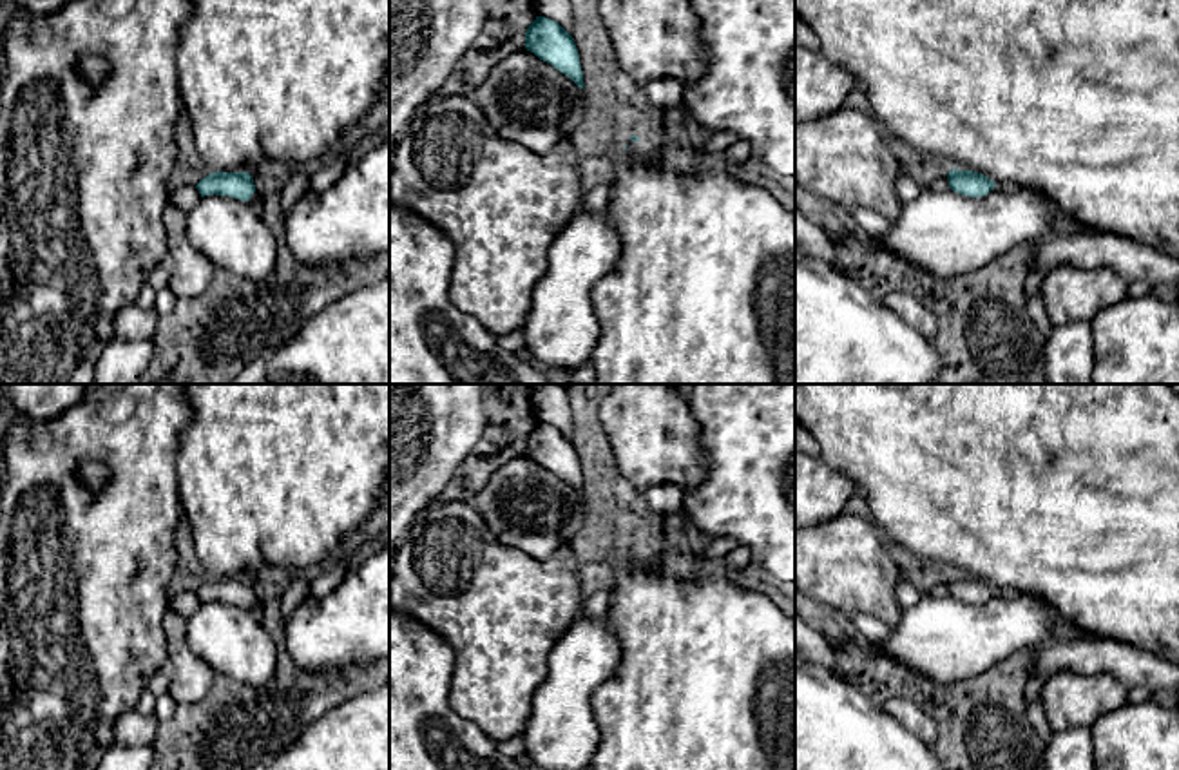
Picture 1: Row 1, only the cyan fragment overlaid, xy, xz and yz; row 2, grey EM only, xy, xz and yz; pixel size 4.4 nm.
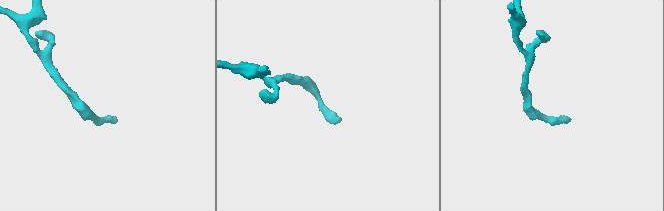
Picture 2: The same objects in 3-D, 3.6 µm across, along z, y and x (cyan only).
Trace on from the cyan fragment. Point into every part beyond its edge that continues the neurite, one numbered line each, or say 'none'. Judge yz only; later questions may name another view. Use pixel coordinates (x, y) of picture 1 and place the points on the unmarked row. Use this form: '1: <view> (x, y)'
none

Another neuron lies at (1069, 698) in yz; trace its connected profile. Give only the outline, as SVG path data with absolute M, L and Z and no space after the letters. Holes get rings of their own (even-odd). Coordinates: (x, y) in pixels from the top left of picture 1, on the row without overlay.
M1072 669L1058 670L1043 681L1041 701L1054 732L1090 728L1098 717L1130 705L1128 687L1112 674L1088 676Z

